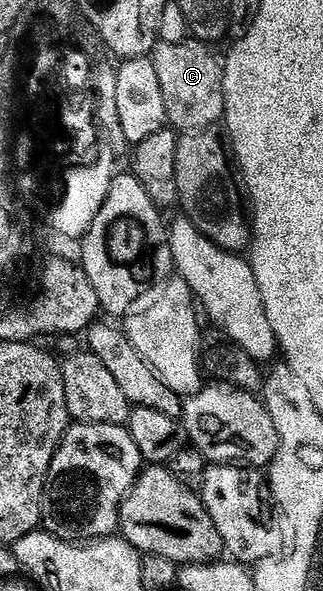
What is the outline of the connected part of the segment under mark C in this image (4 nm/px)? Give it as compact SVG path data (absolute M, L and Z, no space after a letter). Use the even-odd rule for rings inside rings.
M202 40L179 44L158 44L153 51L154 69L161 84L168 124L180 134L198 134L210 130L224 118L222 62Z

